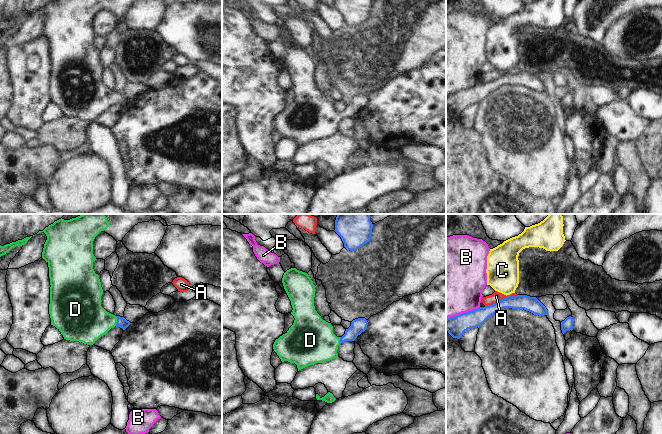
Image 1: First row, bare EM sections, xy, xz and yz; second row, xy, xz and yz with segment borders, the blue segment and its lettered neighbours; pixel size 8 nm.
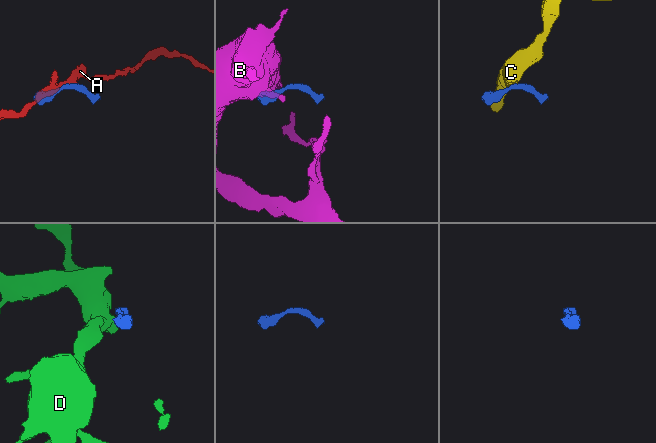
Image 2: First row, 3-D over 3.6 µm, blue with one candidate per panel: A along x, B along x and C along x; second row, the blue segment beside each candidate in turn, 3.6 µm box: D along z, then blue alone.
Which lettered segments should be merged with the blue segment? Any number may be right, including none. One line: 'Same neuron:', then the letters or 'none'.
Same neuron: D

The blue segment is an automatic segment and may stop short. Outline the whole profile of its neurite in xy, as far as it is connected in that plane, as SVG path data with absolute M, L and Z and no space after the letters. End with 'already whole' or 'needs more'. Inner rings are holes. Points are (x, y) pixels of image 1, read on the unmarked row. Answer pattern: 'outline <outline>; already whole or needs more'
outline M51 0L37 9L44 8L47 12L42 34L48 39L49 43L51 61L49 90L51 101L61 108L64 115L93 121L96 116L105 111L111 104L116 102L125 106L131 100L124 93L115 92L101 82L103 65L99 51L93 45L93 38L96 36L93 30L93 17L100 8L109 10L117 18L122 17L135 1L137 0Z; needs more

